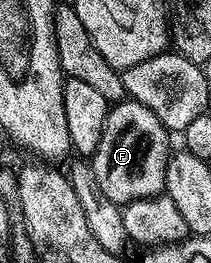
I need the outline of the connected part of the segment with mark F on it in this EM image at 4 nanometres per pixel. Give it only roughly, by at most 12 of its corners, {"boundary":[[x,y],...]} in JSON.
{"boundary":[[112,104],[91,156],[103,197],[162,194],[170,132],[147,105]]}

